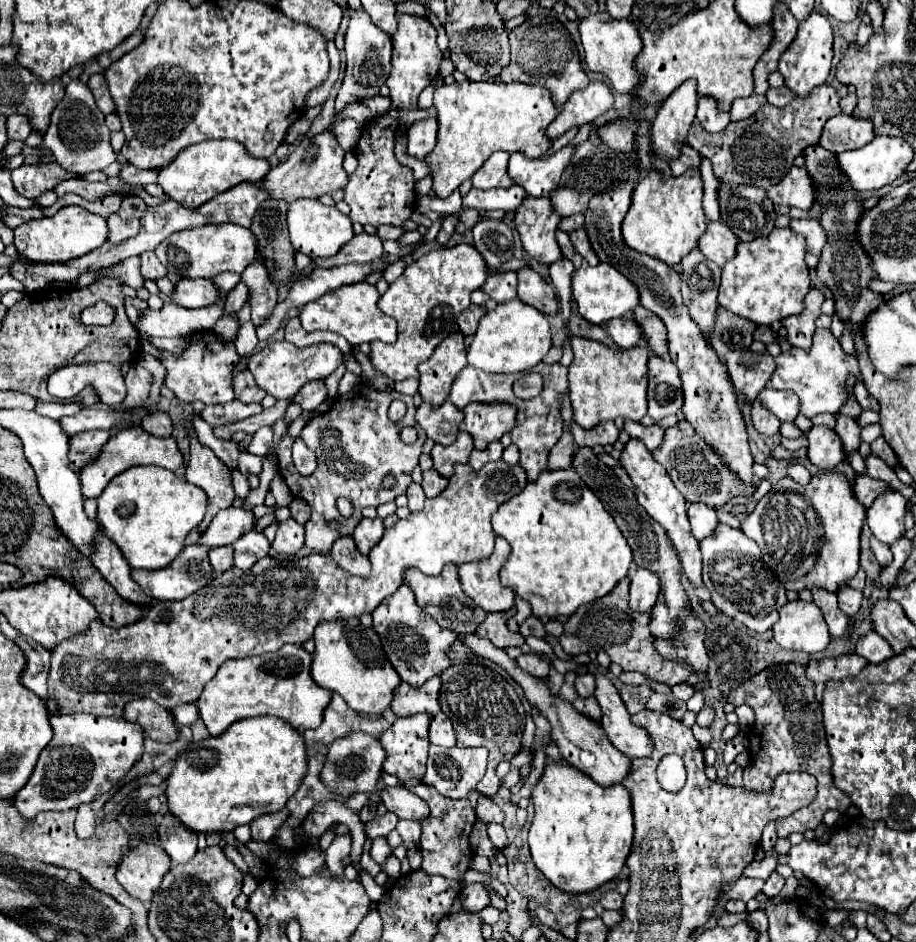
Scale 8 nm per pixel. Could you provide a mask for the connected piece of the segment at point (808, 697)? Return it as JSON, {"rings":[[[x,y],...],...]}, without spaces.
{"rings":[[[800,665],[772,667],[772,671],[762,671],[752,677],[750,683],[732,691],[728,697],[734,705],[750,705],[756,713],[754,731],[750,731],[750,765],[744,769],[744,787],[752,791],[766,793],[772,787],[776,775],[786,771],[806,771],[816,775],[818,793],[814,801],[800,811],[776,821],[778,837],[788,837],[790,833],[806,833],[822,823],[822,815],[828,809],[844,813],[852,801],[850,797],[836,789],[830,775],[830,753],[826,745],[826,733],[822,727],[822,707],[814,699],[814,683],[806,677],[806,669]]]}

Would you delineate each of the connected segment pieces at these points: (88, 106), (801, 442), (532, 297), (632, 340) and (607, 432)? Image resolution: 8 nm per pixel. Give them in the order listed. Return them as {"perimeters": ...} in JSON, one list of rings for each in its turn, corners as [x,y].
{"perimeters":[[[[78,77],[72,79],[66,87],[64,99],[58,103],[56,111],[52,113],[52,123],[42,139],[44,149],[52,149],[56,161],[66,171],[76,171],[80,175],[86,175],[90,171],[106,169],[110,163],[118,159],[118,155],[112,151],[110,145],[110,129],[104,123],[104,113],[98,109],[92,91],[84,81]]],[[[802,435],[798,439],[786,439],[786,437],[782,437],[782,447],[786,447],[788,451],[800,451],[800,449],[808,447],[808,439],[806,439],[806,435]]],[[[530,267],[518,269],[516,275],[518,275],[518,297],[524,303],[536,307],[538,311],[542,311],[546,315],[554,315],[558,311],[556,293],[554,293],[552,285],[546,283],[546,279],[542,279]]],[[[612,319],[606,323],[606,331],[622,349],[630,349],[642,343],[640,329],[634,319]]],[[[614,421],[608,423],[600,423],[600,427],[596,429],[588,429],[584,431],[582,427],[578,427],[576,423],[572,423],[572,433],[576,439],[578,447],[594,447],[594,445],[614,445],[618,441],[618,427],[614,425]]]]}

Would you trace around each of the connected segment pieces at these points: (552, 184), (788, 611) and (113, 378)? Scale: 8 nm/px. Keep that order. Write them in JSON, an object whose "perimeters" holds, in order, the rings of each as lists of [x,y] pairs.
{"perimeters":[[[[566,145],[548,159],[524,159],[524,155],[510,155],[508,175],[514,185],[520,185],[528,195],[550,195],[560,181],[562,171],[570,163],[574,147]]],[[[788,601],[778,609],[780,619],[772,627],[774,639],[784,649],[818,653],[824,651],[830,635],[824,615],[812,601]]],[[[100,361],[100,363],[80,363],[80,365],[66,365],[64,369],[72,369],[76,375],[76,385],[78,393],[90,385],[94,393],[98,395],[100,403],[104,405],[118,405],[126,397],[126,387],[124,387],[124,375],[120,367]]]]}

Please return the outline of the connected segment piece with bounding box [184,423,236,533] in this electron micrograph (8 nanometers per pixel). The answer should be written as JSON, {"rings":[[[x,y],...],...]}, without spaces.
{"rings":[[[184,423],[184,427],[188,429],[188,433],[192,437],[190,461],[188,461],[188,467],[186,467],[186,479],[190,483],[202,487],[204,493],[208,495],[208,501],[210,501],[206,517],[198,525],[198,531],[202,533],[210,525],[210,521],[212,521],[210,517],[214,517],[220,509],[228,509],[232,505],[236,493],[234,493],[234,487],[232,487],[230,469],[224,463],[220,463],[220,459],[196,439],[196,433],[194,433],[192,425]]]}

